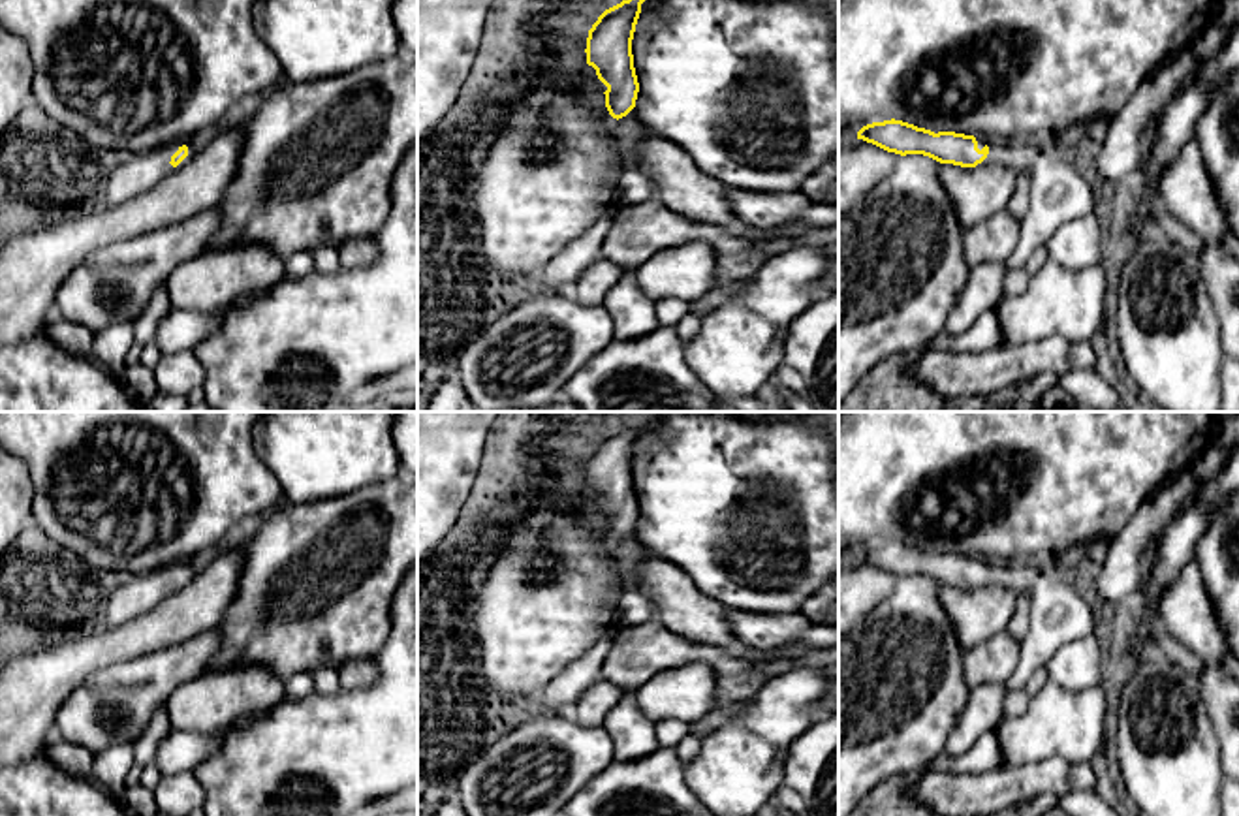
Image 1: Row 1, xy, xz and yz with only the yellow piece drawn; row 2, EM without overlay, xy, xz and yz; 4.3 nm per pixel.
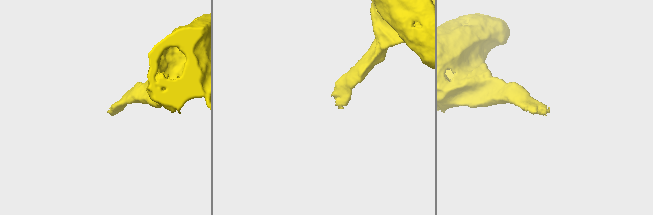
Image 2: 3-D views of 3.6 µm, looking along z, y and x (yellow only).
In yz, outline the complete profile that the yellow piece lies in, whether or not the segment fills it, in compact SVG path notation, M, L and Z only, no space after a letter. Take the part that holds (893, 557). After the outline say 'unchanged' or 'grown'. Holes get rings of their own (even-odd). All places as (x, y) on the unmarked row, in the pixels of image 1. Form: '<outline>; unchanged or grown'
M895 540L863 547L857 560L901 577L929 577L940 590L1002 587L1015 598L1027 594L1030 626L1021 641L1019 664L1006 683L1008 692L1025 688L1062 645L1094 634L1092 605L1075 590L1068 572L989 566L981 558L925 551Z; grown

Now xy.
M173 562L160 566L149 575L124 577L124 581L109 594L102 628L120 626L150 611L160 602L190 585L197 573L199 570L194 564Z; grown

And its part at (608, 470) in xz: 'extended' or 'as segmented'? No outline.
extended

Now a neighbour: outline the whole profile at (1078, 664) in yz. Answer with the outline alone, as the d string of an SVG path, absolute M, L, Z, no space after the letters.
M1094 636L1062 645L1043 666L1051 683L1068 690L1102 684L1102 654Z

